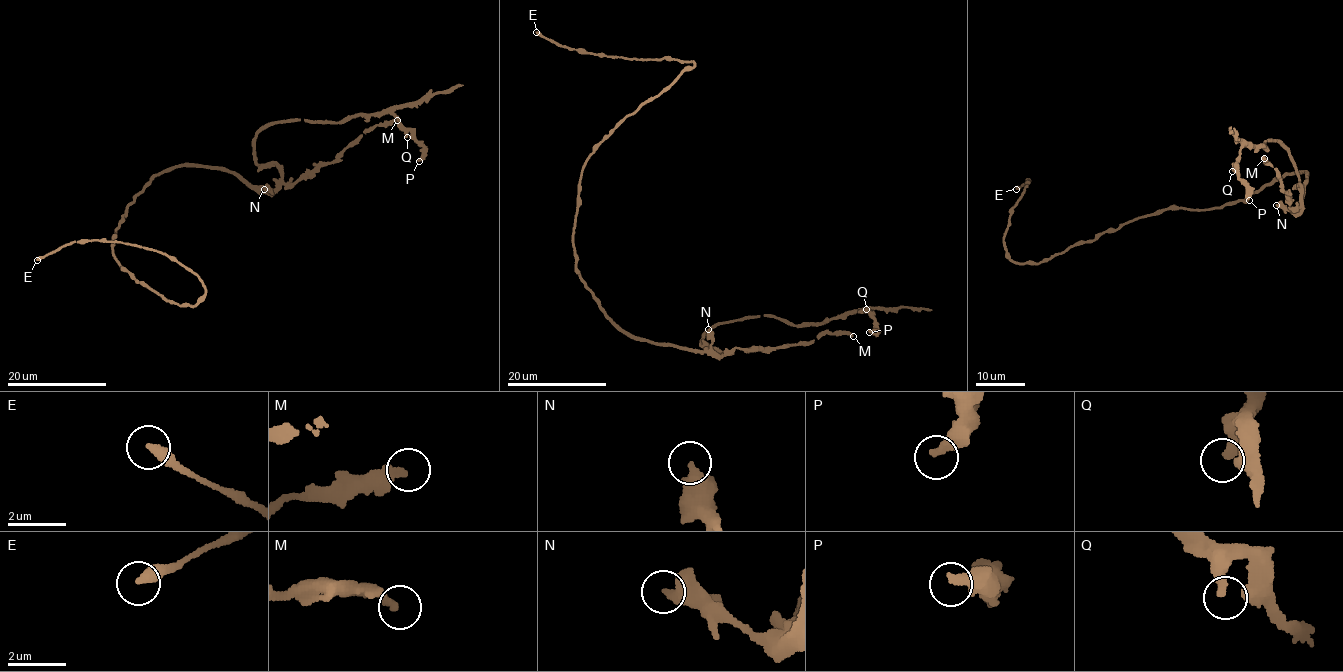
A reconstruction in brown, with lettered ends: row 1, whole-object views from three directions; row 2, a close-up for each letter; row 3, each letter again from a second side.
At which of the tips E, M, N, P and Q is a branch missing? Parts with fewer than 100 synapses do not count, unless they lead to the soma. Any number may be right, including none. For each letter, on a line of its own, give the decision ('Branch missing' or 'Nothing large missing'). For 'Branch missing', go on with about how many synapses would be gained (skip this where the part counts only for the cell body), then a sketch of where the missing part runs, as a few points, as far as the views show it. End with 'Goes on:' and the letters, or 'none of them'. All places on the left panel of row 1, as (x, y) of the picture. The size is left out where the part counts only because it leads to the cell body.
E: Nothing large missing
M: Nothing large missing
N: Nothing large missing
P: Nothing large missing
Q: Nothing large missing
Goes on: none of them

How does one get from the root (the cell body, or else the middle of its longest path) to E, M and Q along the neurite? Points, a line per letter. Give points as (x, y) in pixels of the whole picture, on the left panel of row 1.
E: (131, 202), (112, 239), (114, 258), (166, 300), (193, 306), (202, 282), (152, 249), (74, 241), (37, 260)
M: (131, 202), (176, 166), (228, 169), (276, 190), (331, 163), (372, 127), (397, 120)
Q: (131, 202), (176, 166), (274, 190), (281, 171), (256, 162), (253, 141), (279, 122), (389, 111), (407, 137)

